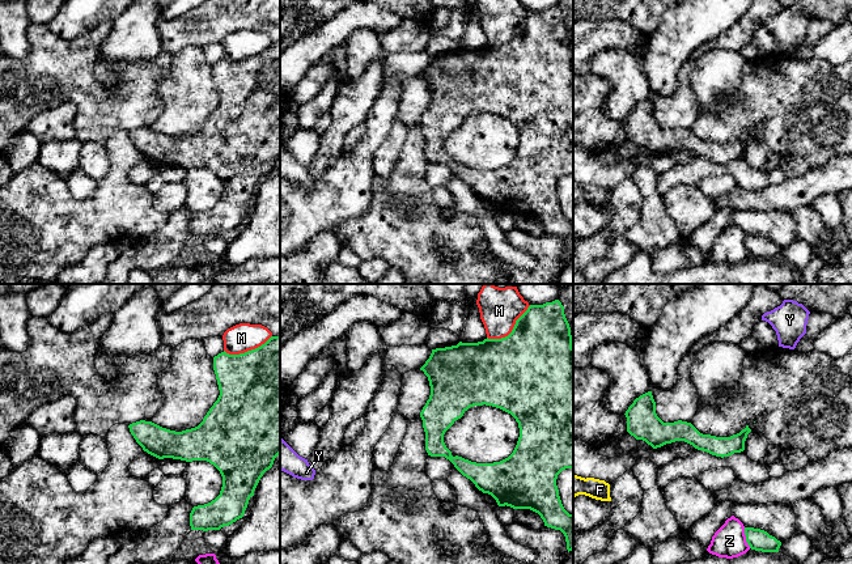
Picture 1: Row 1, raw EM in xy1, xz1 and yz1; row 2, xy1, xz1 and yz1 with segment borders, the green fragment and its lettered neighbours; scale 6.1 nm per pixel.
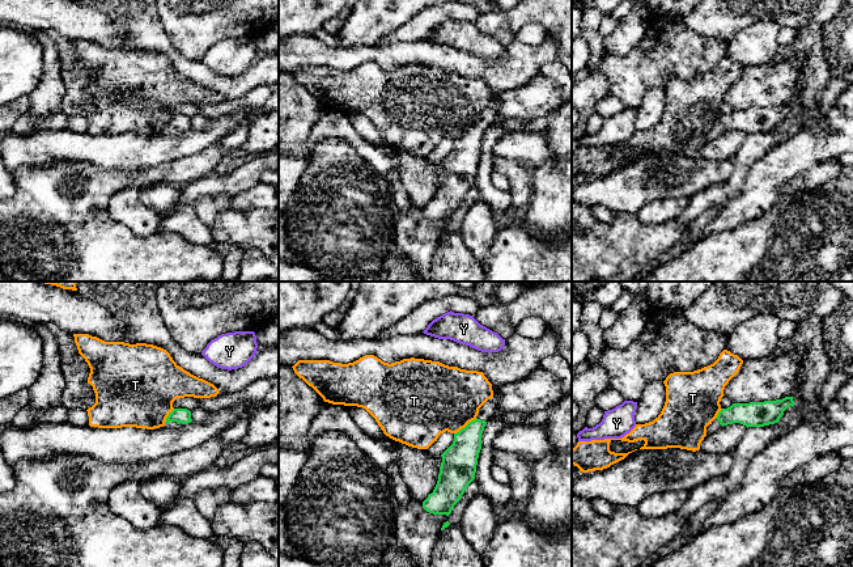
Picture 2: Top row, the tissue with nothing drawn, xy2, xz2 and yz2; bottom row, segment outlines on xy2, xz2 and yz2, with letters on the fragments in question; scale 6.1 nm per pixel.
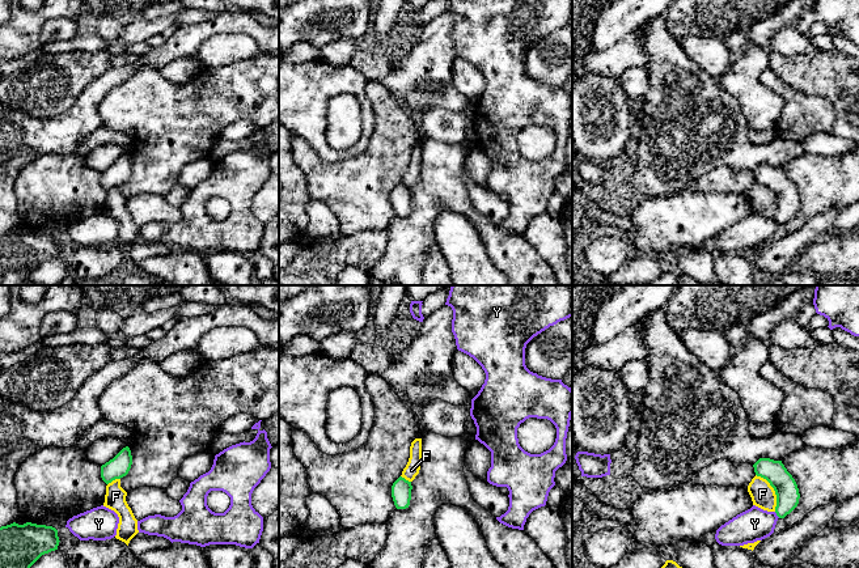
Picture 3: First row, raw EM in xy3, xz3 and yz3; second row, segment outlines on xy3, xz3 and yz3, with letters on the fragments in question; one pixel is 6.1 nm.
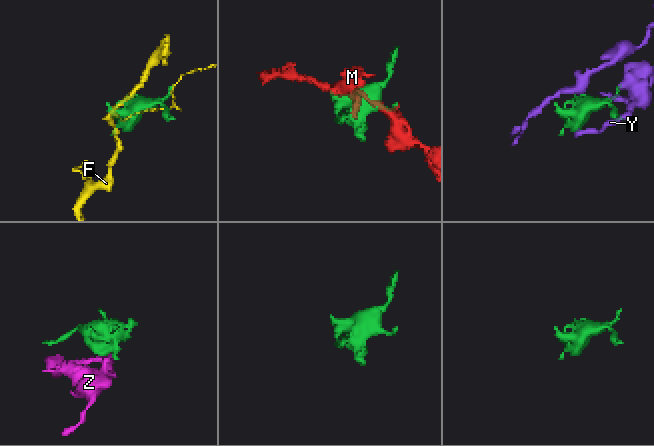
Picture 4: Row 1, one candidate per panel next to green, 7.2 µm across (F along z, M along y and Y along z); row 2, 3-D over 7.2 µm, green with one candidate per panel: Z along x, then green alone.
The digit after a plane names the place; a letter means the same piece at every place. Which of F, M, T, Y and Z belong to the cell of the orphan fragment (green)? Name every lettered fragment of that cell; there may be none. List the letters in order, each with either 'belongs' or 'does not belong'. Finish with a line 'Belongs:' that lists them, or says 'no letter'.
F: does not belong
M: does not belong
T: does not belong
Y: does not belong
Z: does not belong
Belongs: no letter

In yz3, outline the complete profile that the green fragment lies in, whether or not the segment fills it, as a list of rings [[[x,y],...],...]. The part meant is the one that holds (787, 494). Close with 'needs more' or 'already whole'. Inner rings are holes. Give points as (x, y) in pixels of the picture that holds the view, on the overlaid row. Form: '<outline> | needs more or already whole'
[[[759,458],[753,467],[756,475],[766,479],[774,488],[777,495],[775,513],[779,518],[784,518],[799,504],[800,493],[795,479],[782,461]]] | already whole

